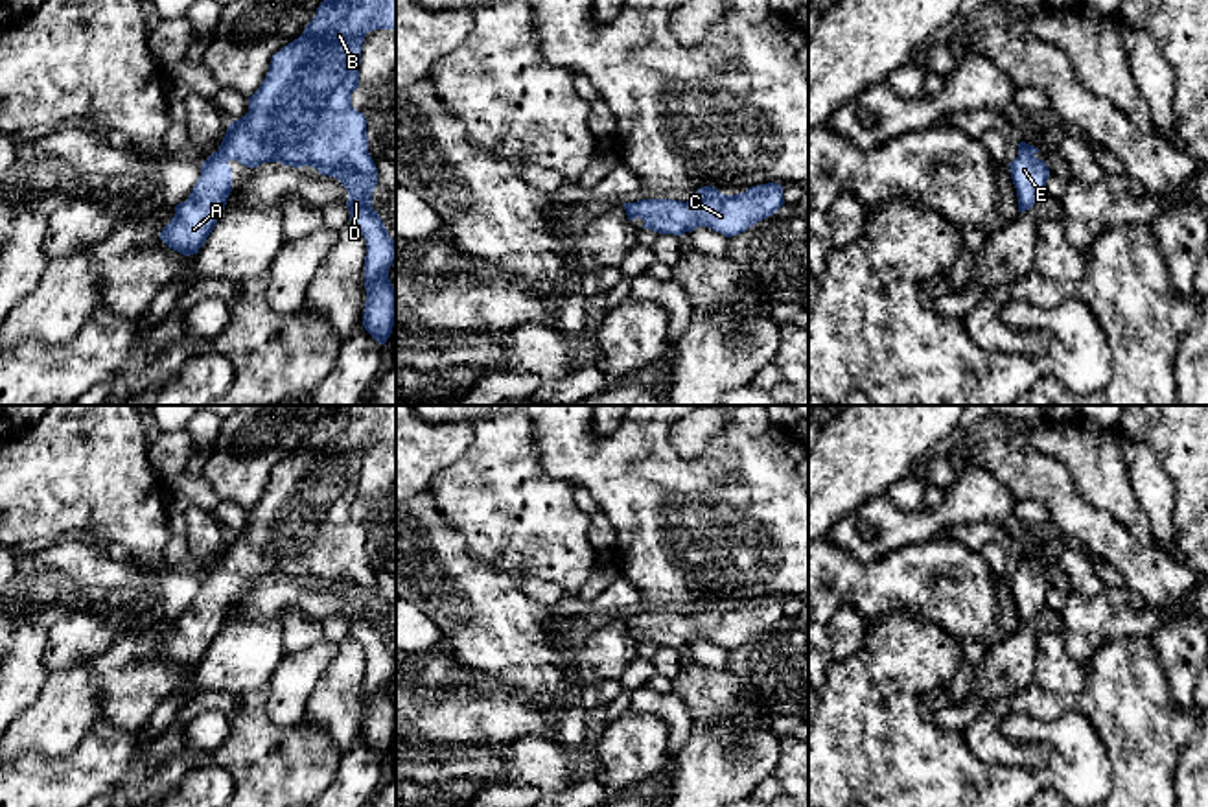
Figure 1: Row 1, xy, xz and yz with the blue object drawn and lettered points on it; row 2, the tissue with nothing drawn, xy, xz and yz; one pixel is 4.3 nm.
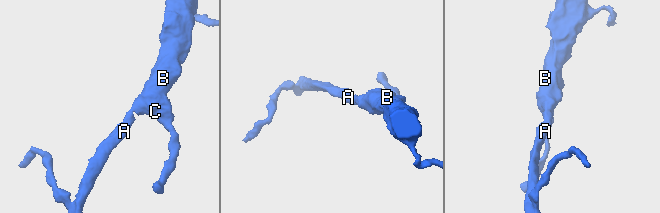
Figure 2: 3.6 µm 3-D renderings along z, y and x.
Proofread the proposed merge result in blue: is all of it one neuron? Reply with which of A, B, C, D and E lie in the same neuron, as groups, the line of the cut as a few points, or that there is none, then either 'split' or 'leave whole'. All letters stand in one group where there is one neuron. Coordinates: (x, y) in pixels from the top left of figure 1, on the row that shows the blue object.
A B C D E; no cut; leave whole

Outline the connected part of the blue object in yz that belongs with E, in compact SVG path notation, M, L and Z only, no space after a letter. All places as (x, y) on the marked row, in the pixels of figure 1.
M1026 142L1018 144L1018 157L1009 162L1009 171L1018 197L1018 212L1029 210L1046 192L1050 170L1035 155L1039 149Z

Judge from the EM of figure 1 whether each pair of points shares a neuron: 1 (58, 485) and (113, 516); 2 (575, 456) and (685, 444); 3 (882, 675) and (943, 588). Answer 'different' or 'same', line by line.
1: same
2: different
3: different

